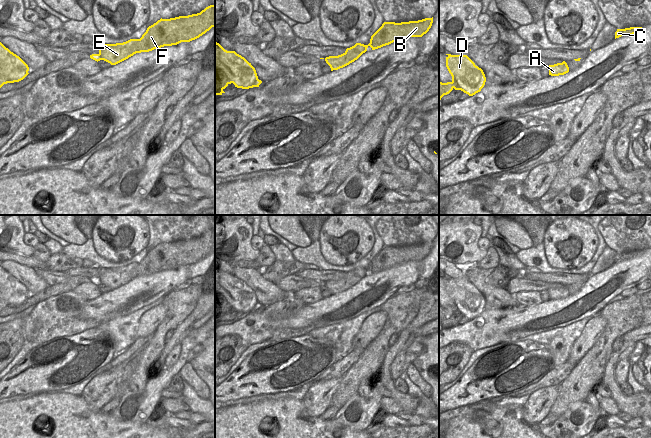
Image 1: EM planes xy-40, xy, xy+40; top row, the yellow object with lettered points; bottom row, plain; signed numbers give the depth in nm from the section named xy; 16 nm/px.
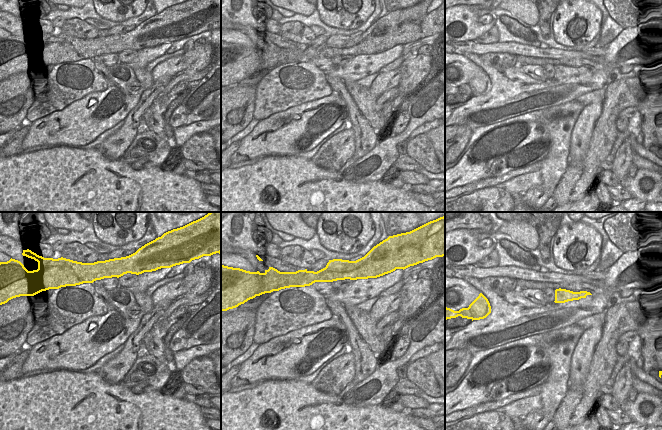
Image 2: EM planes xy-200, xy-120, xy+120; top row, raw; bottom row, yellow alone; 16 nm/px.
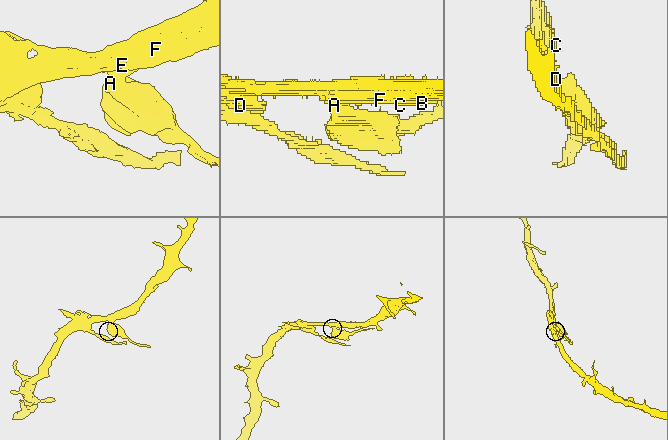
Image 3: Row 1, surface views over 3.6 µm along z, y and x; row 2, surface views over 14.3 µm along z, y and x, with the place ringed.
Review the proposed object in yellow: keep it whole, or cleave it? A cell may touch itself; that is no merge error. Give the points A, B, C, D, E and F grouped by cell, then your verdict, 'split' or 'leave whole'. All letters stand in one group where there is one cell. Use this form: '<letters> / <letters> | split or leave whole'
A B C D E F | leave whole

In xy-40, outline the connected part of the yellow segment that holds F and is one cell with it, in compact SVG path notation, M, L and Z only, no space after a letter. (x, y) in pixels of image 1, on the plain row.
M210 229L197 238L170 243L161 242L149 250L140 263L130 263L116 268L99 268L99 277L90 279L90 282L97 286L104 284L116 289L136 277L190 266L212 251L215 251L215 229Z

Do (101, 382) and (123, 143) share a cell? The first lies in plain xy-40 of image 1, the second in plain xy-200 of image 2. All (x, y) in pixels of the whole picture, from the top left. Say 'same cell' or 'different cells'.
same cell

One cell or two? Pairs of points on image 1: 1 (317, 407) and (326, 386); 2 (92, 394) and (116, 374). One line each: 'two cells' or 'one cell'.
1: one cell
2: one cell

